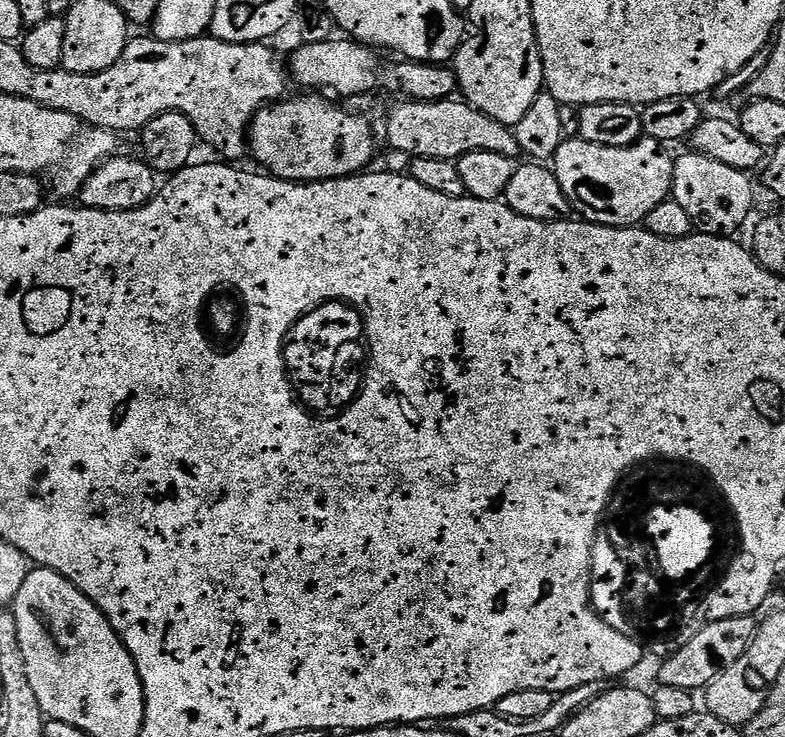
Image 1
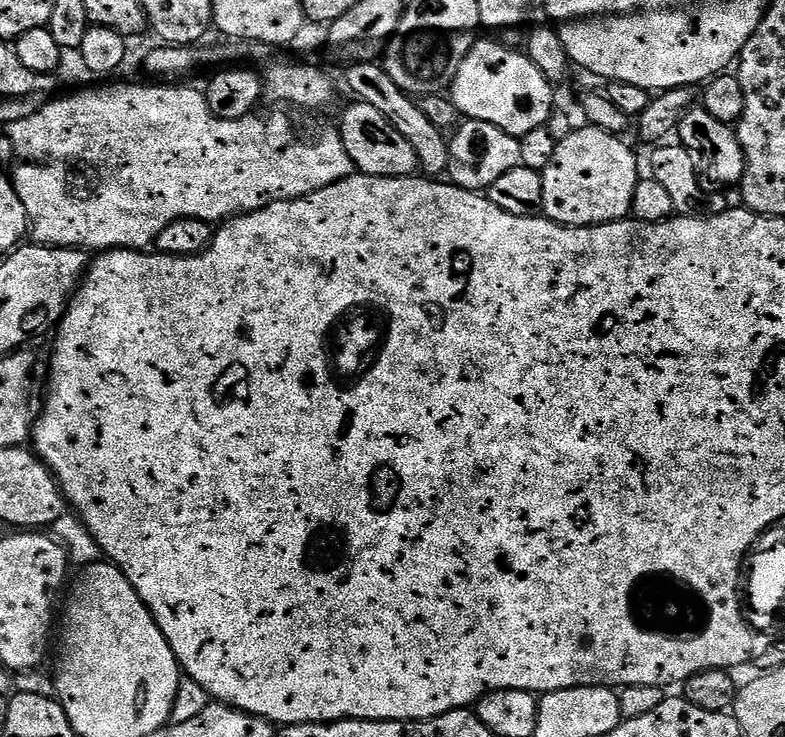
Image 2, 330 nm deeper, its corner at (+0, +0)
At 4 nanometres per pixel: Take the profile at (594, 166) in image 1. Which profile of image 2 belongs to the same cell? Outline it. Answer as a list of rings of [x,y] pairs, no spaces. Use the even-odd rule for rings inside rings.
[[[577,127],[565,140],[557,143],[554,158],[550,158],[550,166],[546,166],[542,173],[543,215],[556,224],[568,224],[571,228],[590,228],[593,224],[609,224],[625,219],[632,211],[636,183],[642,178],[635,154],[620,141],[623,139],[617,133],[583,127]]]

